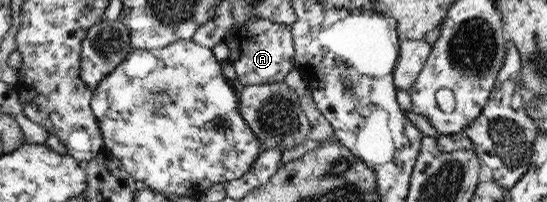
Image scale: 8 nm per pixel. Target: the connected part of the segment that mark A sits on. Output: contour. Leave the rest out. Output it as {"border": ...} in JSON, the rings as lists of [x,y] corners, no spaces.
{"border":[[[267,19],[236,22],[225,33],[223,42],[229,49],[229,61],[234,66],[241,85],[262,86],[265,83],[278,83],[294,69],[295,42],[293,27]]]}

